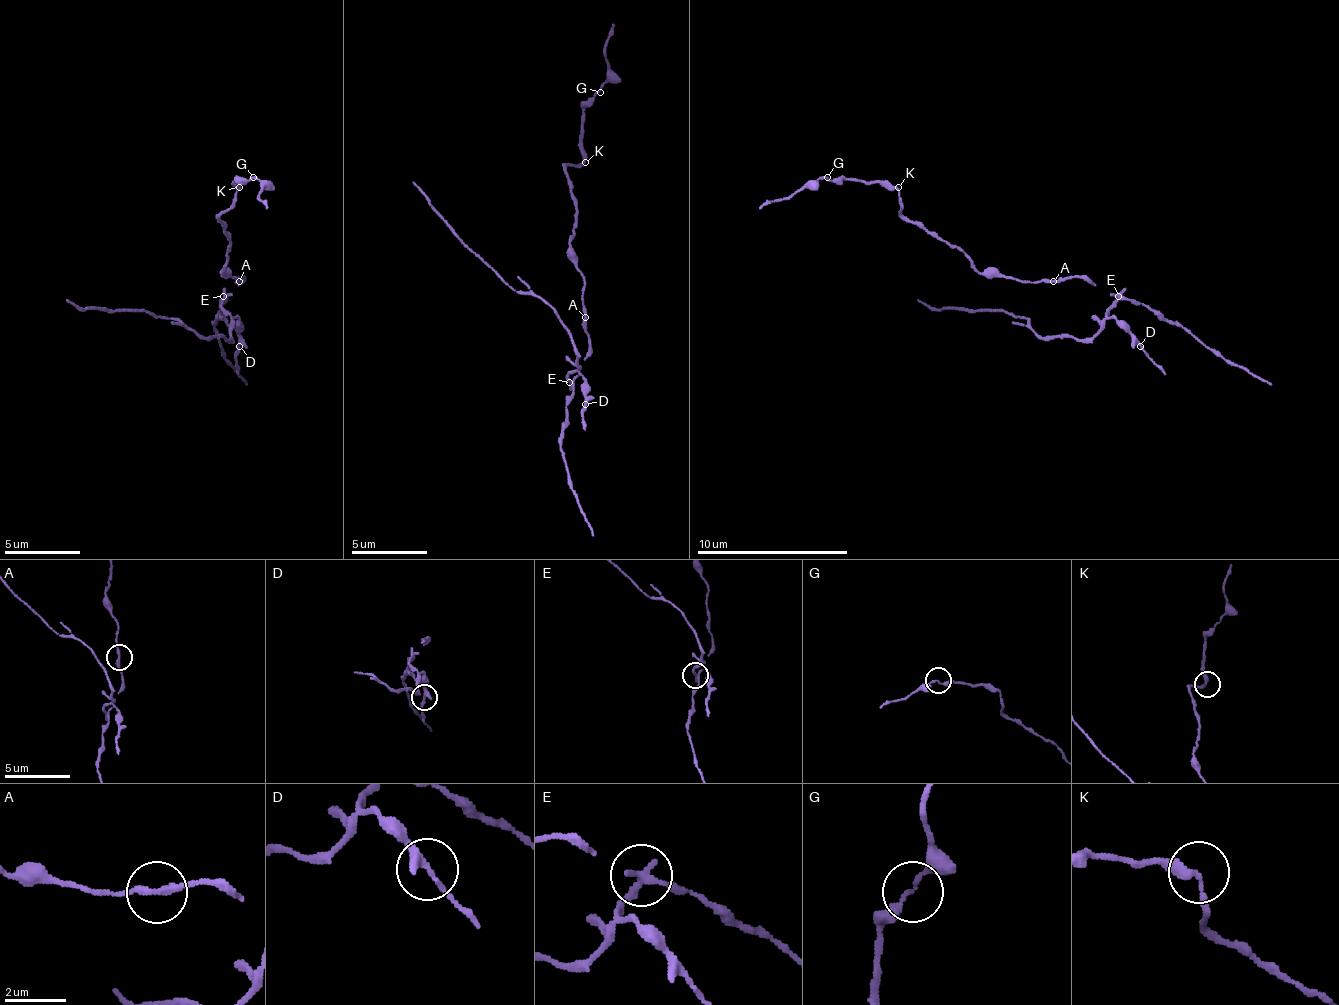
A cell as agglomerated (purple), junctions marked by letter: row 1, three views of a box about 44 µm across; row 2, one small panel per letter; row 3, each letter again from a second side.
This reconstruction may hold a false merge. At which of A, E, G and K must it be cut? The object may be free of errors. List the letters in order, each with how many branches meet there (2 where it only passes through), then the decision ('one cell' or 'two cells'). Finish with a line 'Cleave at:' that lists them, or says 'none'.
A: 2 branches meet; one cell
E: 2 branches meet; two cells
G: 2 branches meet; one cell
K: 2 branches meet; one cell
Cleave at: E

